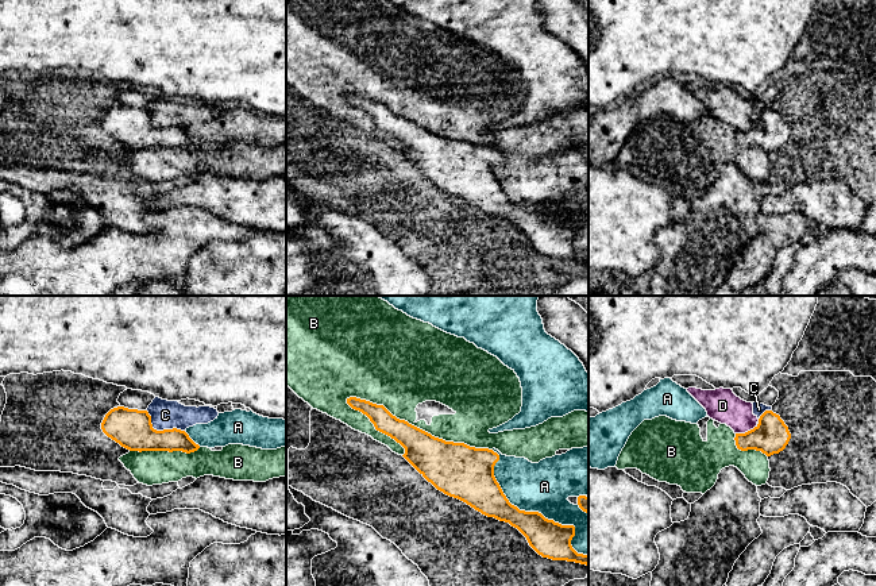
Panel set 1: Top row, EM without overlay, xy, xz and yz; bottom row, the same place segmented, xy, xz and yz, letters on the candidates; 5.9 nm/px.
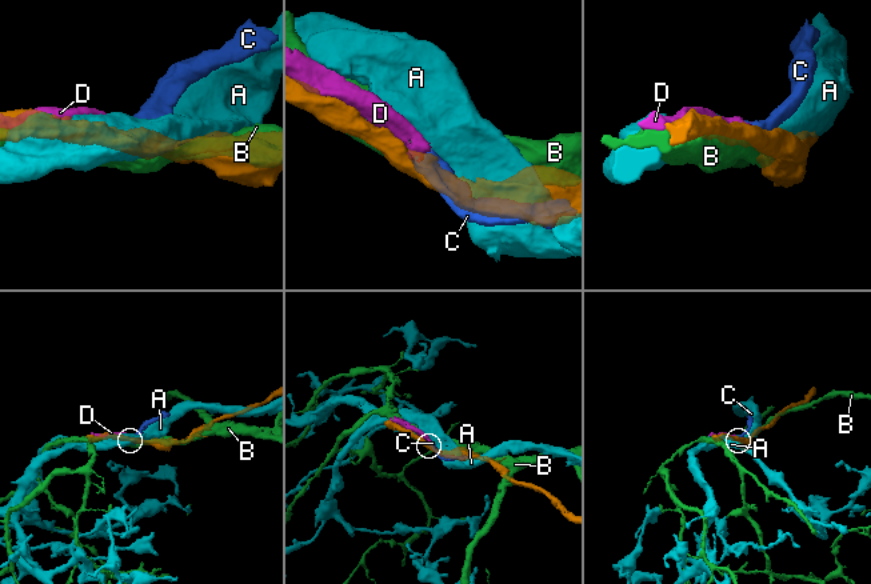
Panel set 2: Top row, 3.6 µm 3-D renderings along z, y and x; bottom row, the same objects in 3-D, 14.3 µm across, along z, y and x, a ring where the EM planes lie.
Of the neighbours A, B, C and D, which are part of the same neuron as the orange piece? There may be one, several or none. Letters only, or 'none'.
none

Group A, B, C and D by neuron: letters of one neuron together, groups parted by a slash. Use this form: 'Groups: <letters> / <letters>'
Groups: A / B / C D

